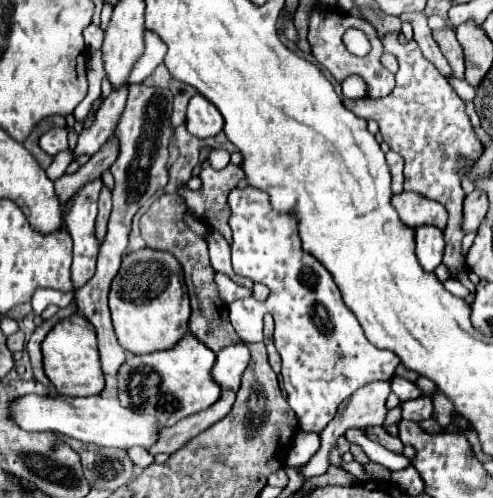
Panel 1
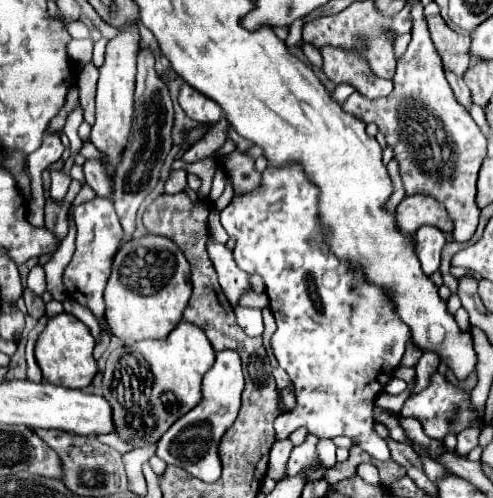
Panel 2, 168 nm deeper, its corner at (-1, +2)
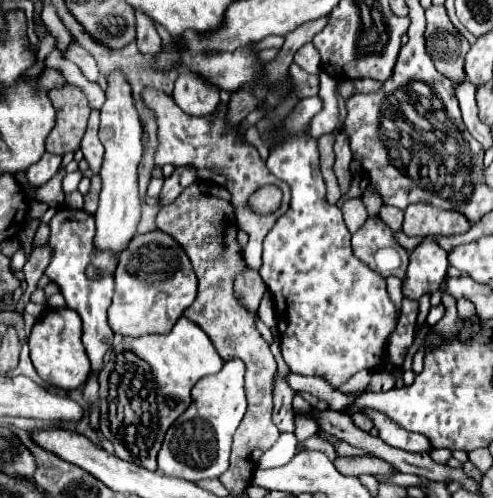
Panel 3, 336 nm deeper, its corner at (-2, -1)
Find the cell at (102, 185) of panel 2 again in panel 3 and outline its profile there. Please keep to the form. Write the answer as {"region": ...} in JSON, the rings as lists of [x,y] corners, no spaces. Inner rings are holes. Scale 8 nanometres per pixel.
{"region":[[[91,111],[89,127],[87,127],[87,133],[81,141],[81,151],[83,151],[85,159],[89,161],[89,167],[95,173],[99,173],[99,167],[101,167],[101,161],[103,161],[103,145],[97,137],[97,129],[99,129],[99,111]]]}

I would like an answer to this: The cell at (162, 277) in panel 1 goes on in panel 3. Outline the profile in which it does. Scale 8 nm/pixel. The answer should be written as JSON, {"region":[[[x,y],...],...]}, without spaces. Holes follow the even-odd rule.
{"region":[[[163,231],[137,235],[121,253],[115,271],[115,295],[109,307],[109,325],[123,337],[163,335],[173,329],[183,311],[195,301],[197,277],[183,247]]]}

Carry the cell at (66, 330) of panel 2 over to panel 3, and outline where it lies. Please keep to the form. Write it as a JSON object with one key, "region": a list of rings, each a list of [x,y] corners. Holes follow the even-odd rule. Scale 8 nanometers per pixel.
{"region":[[[49,307],[31,329],[29,349],[35,371],[43,381],[53,385],[55,389],[61,391],[79,389],[83,387],[83,381],[87,381],[91,365],[85,347],[81,343],[81,319],[77,311],[71,311],[67,307],[57,307],[57,309]]]}

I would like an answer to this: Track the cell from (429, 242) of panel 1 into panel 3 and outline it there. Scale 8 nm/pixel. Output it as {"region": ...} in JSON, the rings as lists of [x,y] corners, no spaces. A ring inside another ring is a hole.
{"region":[[[425,237],[409,255],[407,275],[403,279],[403,297],[419,301],[421,295],[435,293],[447,277],[447,267],[447,253],[433,237]]]}

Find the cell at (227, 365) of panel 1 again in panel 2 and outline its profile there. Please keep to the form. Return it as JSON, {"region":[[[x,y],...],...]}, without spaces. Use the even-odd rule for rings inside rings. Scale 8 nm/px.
{"region":[[[234,350],[216,352],[214,366],[206,372],[202,380],[202,402],[182,416],[158,442],[156,454],[172,466],[180,466],[202,482],[216,482],[220,478],[222,466],[218,458],[218,444],[222,434],[232,426],[240,410],[240,394],[244,388],[244,374],[240,356]]]}

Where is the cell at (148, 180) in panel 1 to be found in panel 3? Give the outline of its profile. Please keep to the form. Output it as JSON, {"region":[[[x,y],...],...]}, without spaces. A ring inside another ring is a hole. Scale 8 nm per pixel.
{"region":[[[135,9],[135,19],[137,19],[137,47],[143,55],[159,55],[161,51],[161,37],[157,35],[155,23],[139,9]]]}

